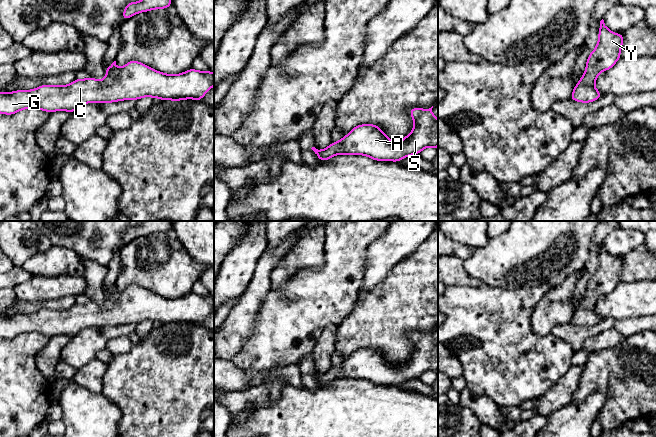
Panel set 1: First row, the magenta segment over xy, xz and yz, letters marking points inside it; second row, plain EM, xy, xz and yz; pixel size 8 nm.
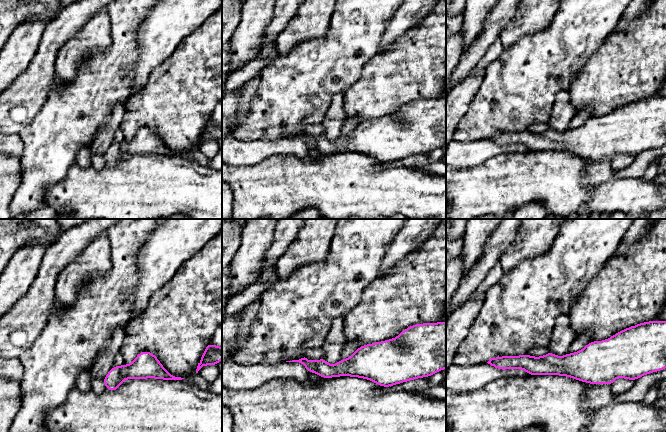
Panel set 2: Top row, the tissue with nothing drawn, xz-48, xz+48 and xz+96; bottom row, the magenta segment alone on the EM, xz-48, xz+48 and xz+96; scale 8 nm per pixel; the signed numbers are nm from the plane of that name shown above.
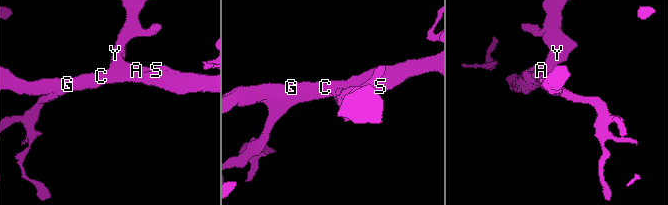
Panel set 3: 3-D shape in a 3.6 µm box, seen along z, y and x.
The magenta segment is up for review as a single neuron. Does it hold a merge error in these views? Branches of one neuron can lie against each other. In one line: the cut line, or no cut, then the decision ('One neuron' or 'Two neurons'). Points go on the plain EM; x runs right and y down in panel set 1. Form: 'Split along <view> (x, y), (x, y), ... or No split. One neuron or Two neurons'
No split. One neuron

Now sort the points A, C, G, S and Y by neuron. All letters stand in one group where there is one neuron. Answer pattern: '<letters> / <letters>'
A C G S Y

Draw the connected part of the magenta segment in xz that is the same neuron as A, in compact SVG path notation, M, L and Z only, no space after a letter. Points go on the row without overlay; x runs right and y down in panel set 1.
M409 332L414 345L411 357L394 366L376 348L361 348L353 351L349 358L337 366L332 366L324 374L315 371L319 385L327 385L335 379L364 379L376 385L400 384L419 378L427 371L438 371L438 343L432 332Z

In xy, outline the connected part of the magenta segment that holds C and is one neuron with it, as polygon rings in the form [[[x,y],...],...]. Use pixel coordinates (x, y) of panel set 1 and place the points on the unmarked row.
[[[136,284],[129,285],[125,290],[118,292],[114,285],[109,292],[105,291],[106,301],[96,304],[75,303],[69,309],[47,309],[32,314],[16,314],[13,316],[0,316],[0,337],[13,339],[23,333],[41,333],[45,336],[68,335],[73,337],[81,330],[90,327],[112,327],[123,324],[138,324],[144,321],[159,322],[160,324],[180,325],[194,323],[202,325],[203,320],[214,310],[214,297],[211,295],[198,295],[193,292],[181,298],[165,298]]]

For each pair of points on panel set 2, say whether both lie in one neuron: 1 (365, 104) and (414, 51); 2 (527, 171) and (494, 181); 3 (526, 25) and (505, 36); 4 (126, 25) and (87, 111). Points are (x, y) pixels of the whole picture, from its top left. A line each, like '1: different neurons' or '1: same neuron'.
1: same neuron
2: same neuron
3: same neuron
4: same neuron

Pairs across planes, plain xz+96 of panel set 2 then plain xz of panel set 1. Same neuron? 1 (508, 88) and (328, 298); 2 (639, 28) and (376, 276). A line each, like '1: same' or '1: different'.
1: same
2: different

